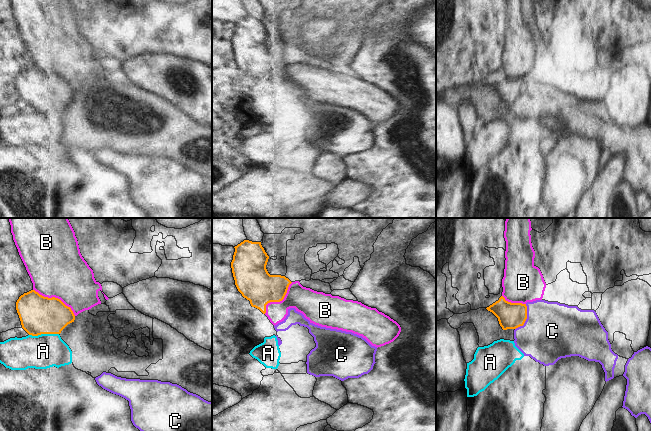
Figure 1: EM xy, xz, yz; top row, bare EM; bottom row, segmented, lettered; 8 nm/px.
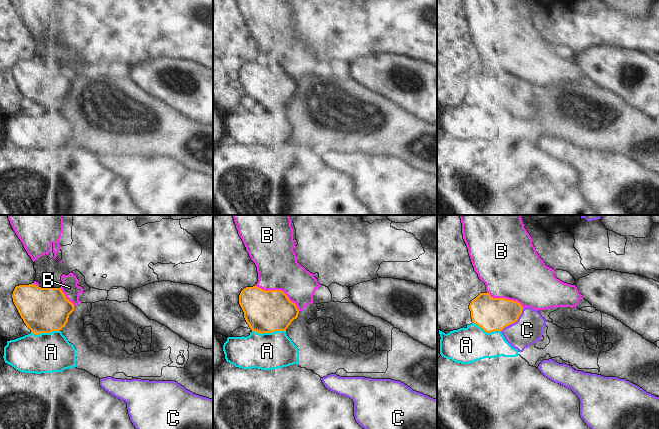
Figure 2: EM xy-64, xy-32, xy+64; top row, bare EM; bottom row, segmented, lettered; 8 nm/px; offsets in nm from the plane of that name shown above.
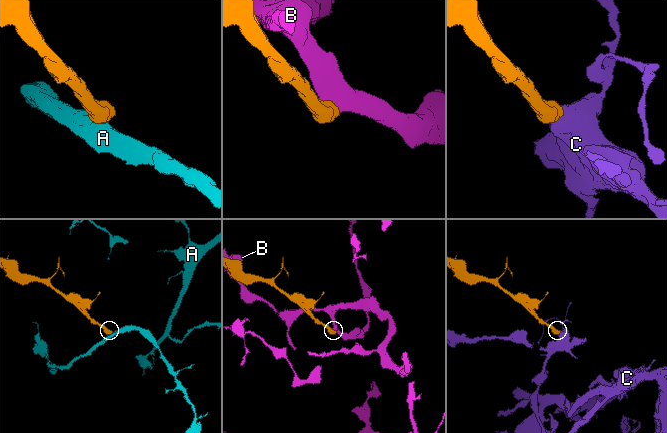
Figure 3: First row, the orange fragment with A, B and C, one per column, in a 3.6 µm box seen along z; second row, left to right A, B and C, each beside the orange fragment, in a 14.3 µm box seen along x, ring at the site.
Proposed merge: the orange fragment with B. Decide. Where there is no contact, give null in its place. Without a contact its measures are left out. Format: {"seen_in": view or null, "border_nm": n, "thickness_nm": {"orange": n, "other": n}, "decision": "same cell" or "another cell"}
{"seen_in": "xy", "border_nm": 400, "thickness_nm": {"orange": 300, "other": 460}, "decision": "another cell"}

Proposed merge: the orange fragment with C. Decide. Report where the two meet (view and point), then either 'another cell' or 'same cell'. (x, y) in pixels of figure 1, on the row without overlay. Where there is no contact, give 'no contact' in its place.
yz (526, 94) | same cell

